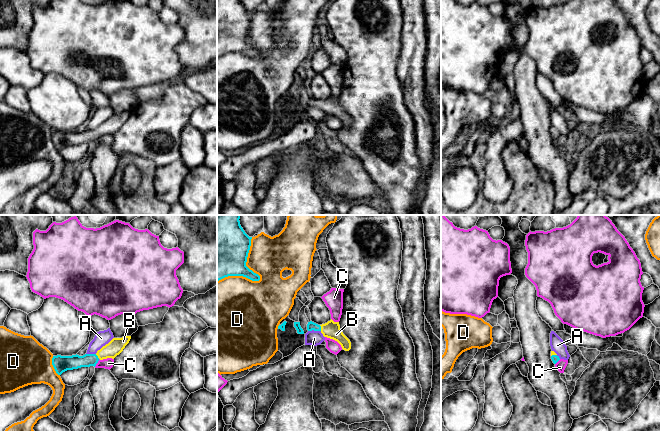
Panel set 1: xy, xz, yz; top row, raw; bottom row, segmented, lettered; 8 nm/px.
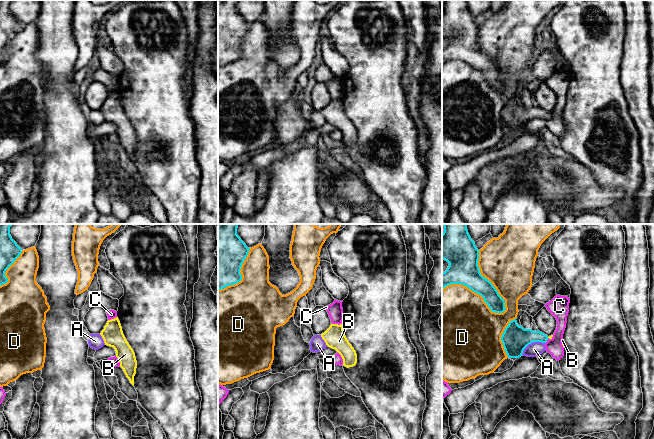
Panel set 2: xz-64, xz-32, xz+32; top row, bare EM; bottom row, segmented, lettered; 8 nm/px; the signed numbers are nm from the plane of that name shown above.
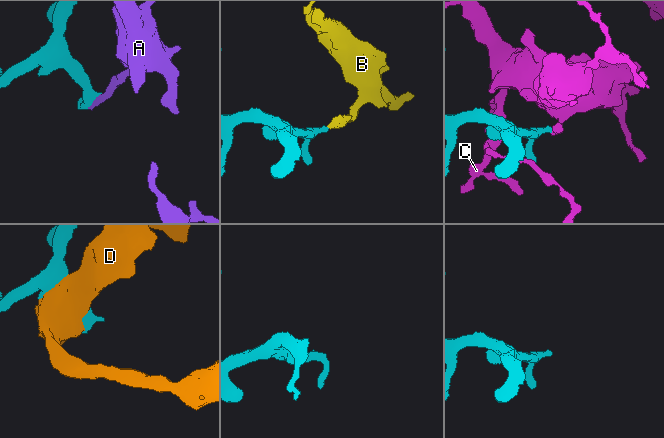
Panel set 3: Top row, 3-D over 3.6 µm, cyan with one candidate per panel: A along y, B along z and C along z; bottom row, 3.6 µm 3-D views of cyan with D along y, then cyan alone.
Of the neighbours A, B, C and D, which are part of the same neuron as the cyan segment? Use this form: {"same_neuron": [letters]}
{"same_neuron": ["B"]}

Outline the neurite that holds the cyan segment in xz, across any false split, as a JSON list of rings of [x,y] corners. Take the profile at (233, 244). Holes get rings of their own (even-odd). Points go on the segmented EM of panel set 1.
[[[217,215],[217,281],[228,276],[260,280],[246,266],[252,237],[245,233],[239,219],[240,215]]]

